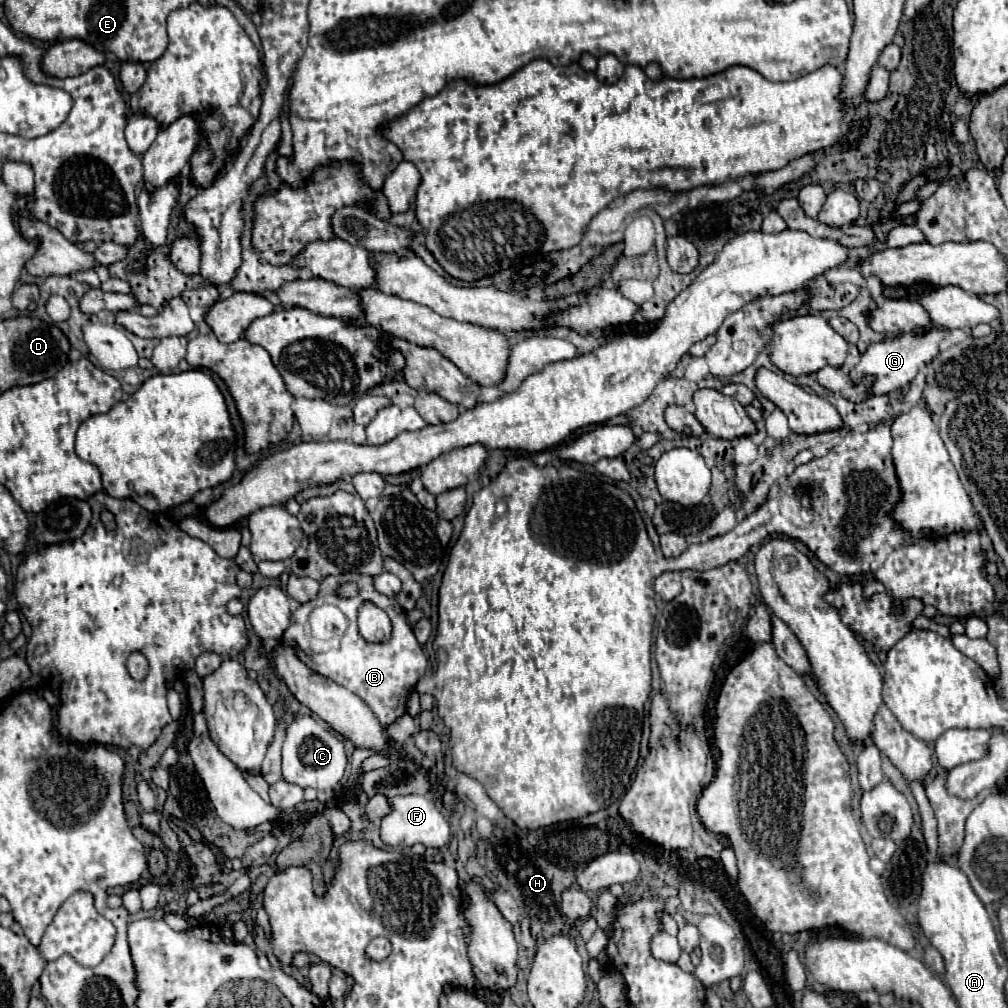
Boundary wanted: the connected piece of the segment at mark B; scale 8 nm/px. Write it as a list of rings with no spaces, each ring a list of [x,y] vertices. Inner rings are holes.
[[[340,574],[340,576],[328,576],[326,580],[320,582],[320,592],[314,600],[306,602],[306,604],[300,604],[296,608],[296,612],[292,614],[292,624],[290,628],[284,632],[280,644],[284,646],[294,646],[296,644],[296,652],[298,652],[298,658],[314,672],[320,672],[322,676],[334,680],[336,684],[348,688],[350,692],[358,694],[372,710],[374,714],[378,716],[380,724],[382,726],[390,726],[396,718],[404,716],[406,714],[406,700],[410,696],[410,690],[416,686],[418,678],[424,674],[426,670],[426,656],[422,652],[422,648],[418,646],[418,640],[408,624],[408,618],[404,622],[404,608],[396,602],[396,598],[390,598],[390,596],[384,596],[380,594],[376,588],[374,588],[374,582],[372,582],[372,576],[358,576],[358,574]],[[346,582],[356,582],[358,584],[358,596],[354,598],[342,598],[336,594],[338,586],[340,584],[346,584]],[[364,600],[370,600],[374,602],[376,606],[380,606],[382,610],[388,612],[390,620],[392,620],[392,626],[394,626],[394,632],[392,632],[392,638],[384,644],[370,644],[366,642],[360,632],[358,632],[358,624],[356,624],[356,612],[358,612],[358,606],[364,602]],[[322,604],[334,604],[338,606],[344,616],[350,620],[348,624],[348,630],[344,632],[342,640],[340,640],[340,646],[338,648],[332,648],[324,654],[316,654],[310,650],[310,642],[306,638],[306,622],[308,622],[308,614],[316,608],[316,606],[322,606]]]

